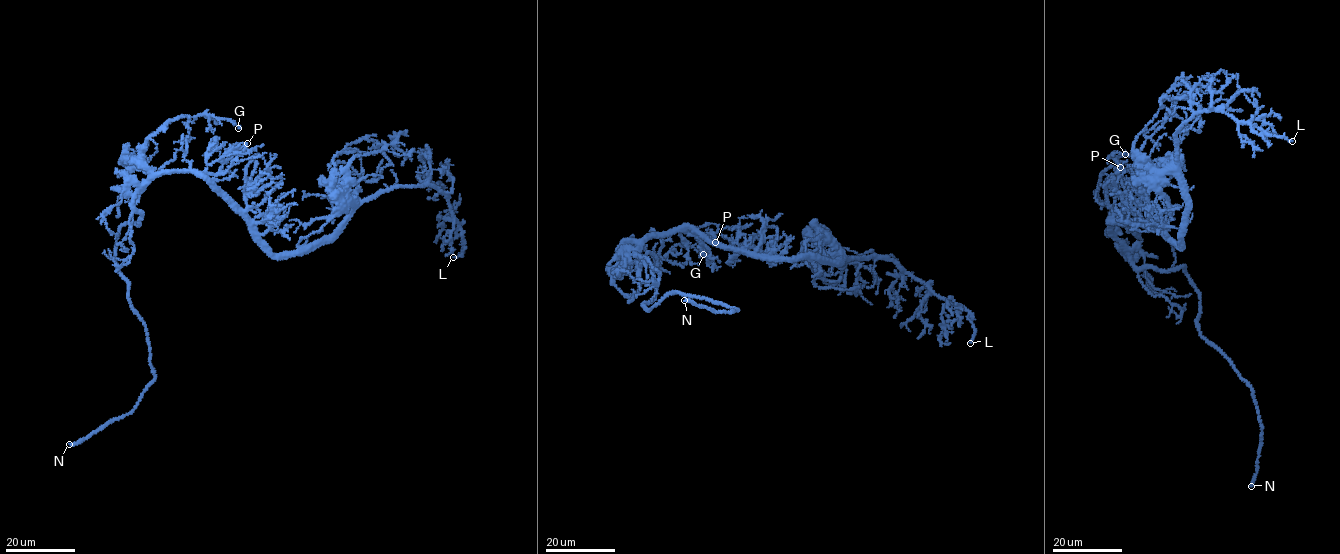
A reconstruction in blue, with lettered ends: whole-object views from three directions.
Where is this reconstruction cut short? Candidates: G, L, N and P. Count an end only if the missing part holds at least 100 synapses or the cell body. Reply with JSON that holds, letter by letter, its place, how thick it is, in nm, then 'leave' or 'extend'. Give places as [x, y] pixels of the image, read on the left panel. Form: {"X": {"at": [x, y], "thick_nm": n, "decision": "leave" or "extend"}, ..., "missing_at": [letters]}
{"G": {"at": [238, 128], "thick_nm": 220, "decision": "leave"}, "L": {"at": [453, 257], "thick_nm": 160, "decision": "leave"}, "N": {"at": [69, 444], "thick_nm": 340, "decision": "extend"}, "P": {"at": [247, 143], "thick_nm": 320, "decision": "leave"}, "missing_at": ["N"]}

